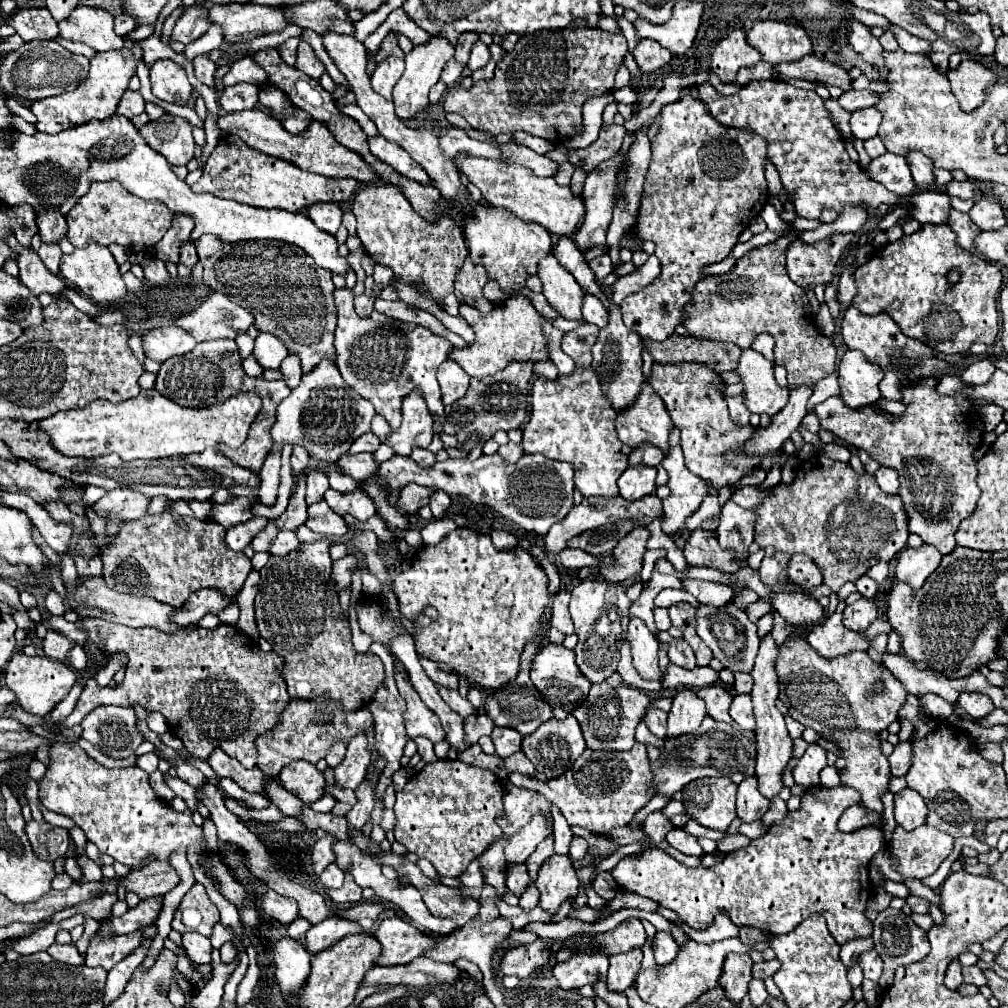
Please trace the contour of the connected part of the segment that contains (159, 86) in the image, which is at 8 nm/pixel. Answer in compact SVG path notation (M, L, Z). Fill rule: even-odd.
M157 60L151 66L151 90L159 100L185 106L193 86L187 80L185 70L173 60Z

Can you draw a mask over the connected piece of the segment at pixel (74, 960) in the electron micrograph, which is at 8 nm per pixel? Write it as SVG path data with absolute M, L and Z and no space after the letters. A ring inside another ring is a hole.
M71 942L71 944L53 944L49 946L47 950L55 960L61 960L65 964L75 964L75 966L81 966L83 964L83 956L79 954L77 946Z

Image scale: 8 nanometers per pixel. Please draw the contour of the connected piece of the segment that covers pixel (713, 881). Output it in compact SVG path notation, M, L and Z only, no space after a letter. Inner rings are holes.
M815 786L807 789L799 810L789 812L781 824L771 826L769 832L765 832L761 838L751 840L747 848L729 852L725 860L713 868L703 868L703 866L687 868L679 864L675 858L671 858L665 850L651 848L649 852L643 852L639 858L625 856L613 868L613 878L623 890L651 898L661 906L675 910L679 918L685 920L695 930L707 928L713 922L717 908L727 910L737 926L753 926L768 934L791 932L809 914L821 912L837 944L845 944L847 940L853 938L867 938L871 936L873 930L871 920L865 916L865 906L873 890L869 888L869 862L879 850L883 850L885 836L879 828L859 828L849 834L837 828L837 820L843 814L843 810L859 802L861 802L859 792L849 786L839 786L839 788Z

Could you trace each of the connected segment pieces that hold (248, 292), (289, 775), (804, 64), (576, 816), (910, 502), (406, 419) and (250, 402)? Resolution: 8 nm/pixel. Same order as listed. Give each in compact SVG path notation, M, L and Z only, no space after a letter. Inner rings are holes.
M211 234L193 242L203 264L203 280L213 292L223 292L235 304L241 304L255 318L259 332L271 332L289 350L299 356L303 374L309 374L321 360L335 362L335 304L329 272L321 272L311 256L295 246L261 248L249 242L223 244Z
M295 760L283 766L279 774L279 782L283 788L299 796L303 802L315 802L325 792L325 776L317 770L315 764L307 760Z
M809 54L807 58L801 58L799 62L779 62L773 66L777 74L783 74L787 78L801 78L801 80L817 80L823 84L835 84L843 92L851 88L851 78L847 76L847 70L843 66L825 62Z
M639 742L627 752L585 750L567 774L549 782L539 782L537 778L519 772L509 774L509 782L521 788L539 790L549 802L555 802L569 826L579 826L593 834L607 834L613 828L627 826L633 814L651 800L651 770L647 766L645 746Z
M927 378L913 388L905 386L903 402L909 404L909 408L895 422L887 422L883 416L877 416L873 406L853 410L841 402L839 396L817 404L813 412L817 414L823 430L829 430L843 442L865 450L881 466L899 472L899 496L911 514L909 530L919 534L925 544L935 546L941 554L949 554L957 546L953 538L955 530L975 512L981 496L975 482L977 468L971 454L981 444L985 428L981 412L975 404L967 402L961 394L941 396L935 392L935 386L935 378ZM935 504L937 510L941 508L937 514Z
M413 390L403 398L403 424L399 430L392 431L386 420L376 414L371 422L371 432L379 440L395 450L399 456L409 456L413 446L427 448L433 438L433 420L427 410L425 398L419 390Z
M141 390L139 396L129 398L125 402L107 402L107 400L95 400L89 402L83 408L59 412L51 418L31 422L29 432L43 432L49 436L49 444L53 450L65 454L65 456L83 456L87 460L93 460L97 456L105 454L119 454L121 460L131 462L131 460L153 460L153 458L167 458L167 456L187 456L193 452L203 452L205 448L215 448L217 442L225 442L231 448L239 448L249 432L251 422L255 420L255 414L259 412L259 396L255 394L237 394L235 398L229 398L227 402L215 404L211 408L201 408L201 410L191 410L191 408L181 408L179 404L167 400L161 396L157 390Z

